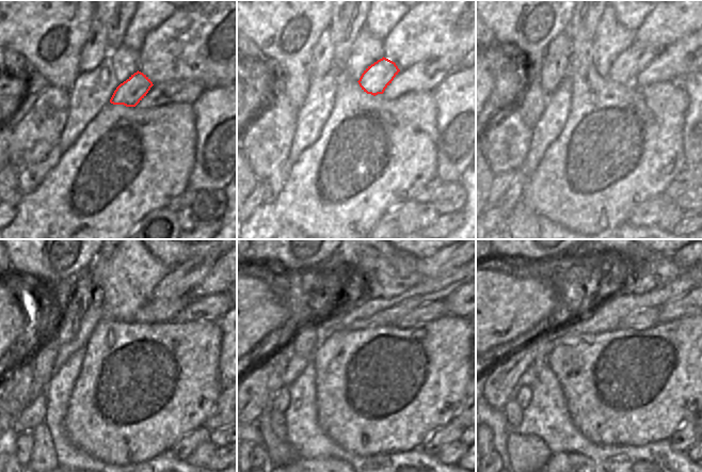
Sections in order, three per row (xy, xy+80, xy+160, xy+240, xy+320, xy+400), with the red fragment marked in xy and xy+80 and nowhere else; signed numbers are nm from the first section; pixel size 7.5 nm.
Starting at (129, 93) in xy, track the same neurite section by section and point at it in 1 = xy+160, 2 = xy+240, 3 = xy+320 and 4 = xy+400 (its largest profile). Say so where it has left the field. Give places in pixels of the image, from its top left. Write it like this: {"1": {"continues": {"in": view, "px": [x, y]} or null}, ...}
{"1": {"continues": {"in": "xy+160", "px": [625, 67]}}, "2": {"continues": {"in": "xy+240", "px": [180, 280]}}, "3": {"continues": {"in": "xy+320", "px": [446, 261]}}, "4": {"continues": {"in": "xy+400", "px": [685, 261]}}}

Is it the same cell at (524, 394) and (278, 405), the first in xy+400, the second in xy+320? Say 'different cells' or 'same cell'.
same cell

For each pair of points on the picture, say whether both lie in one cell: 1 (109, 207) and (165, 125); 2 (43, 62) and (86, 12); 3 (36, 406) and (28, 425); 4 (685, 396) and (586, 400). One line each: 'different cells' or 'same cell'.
1: same cell
2: same cell
3: same cell
4: same cell

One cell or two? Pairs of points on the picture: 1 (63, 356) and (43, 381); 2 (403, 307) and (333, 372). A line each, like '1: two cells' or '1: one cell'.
1: two cells
2: two cells

